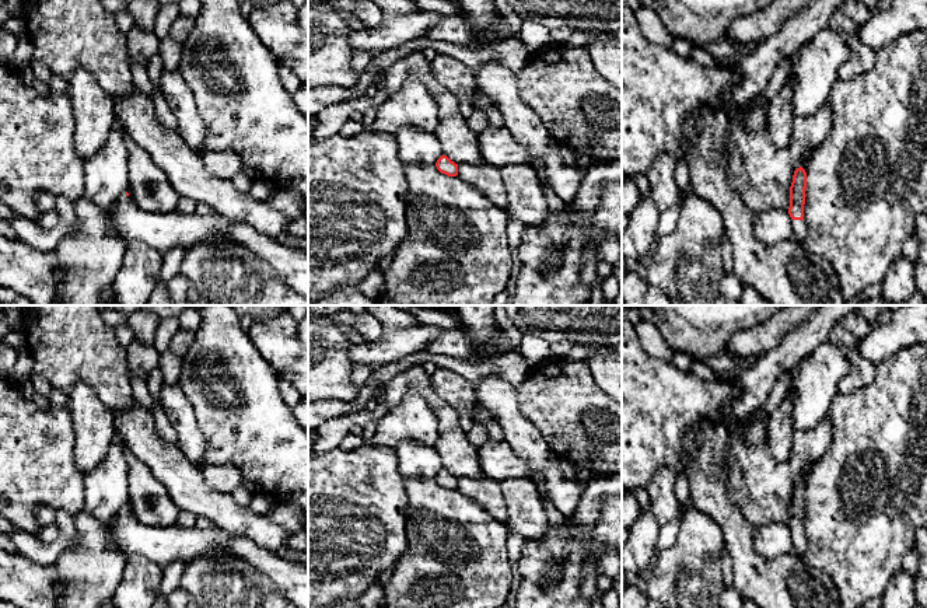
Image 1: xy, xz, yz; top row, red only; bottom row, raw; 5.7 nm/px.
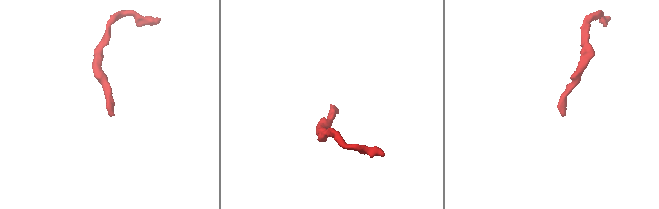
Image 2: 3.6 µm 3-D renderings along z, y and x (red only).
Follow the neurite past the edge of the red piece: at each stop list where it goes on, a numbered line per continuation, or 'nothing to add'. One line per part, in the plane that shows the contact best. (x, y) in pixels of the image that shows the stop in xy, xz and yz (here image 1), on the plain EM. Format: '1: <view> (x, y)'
1: yz (798, 540)

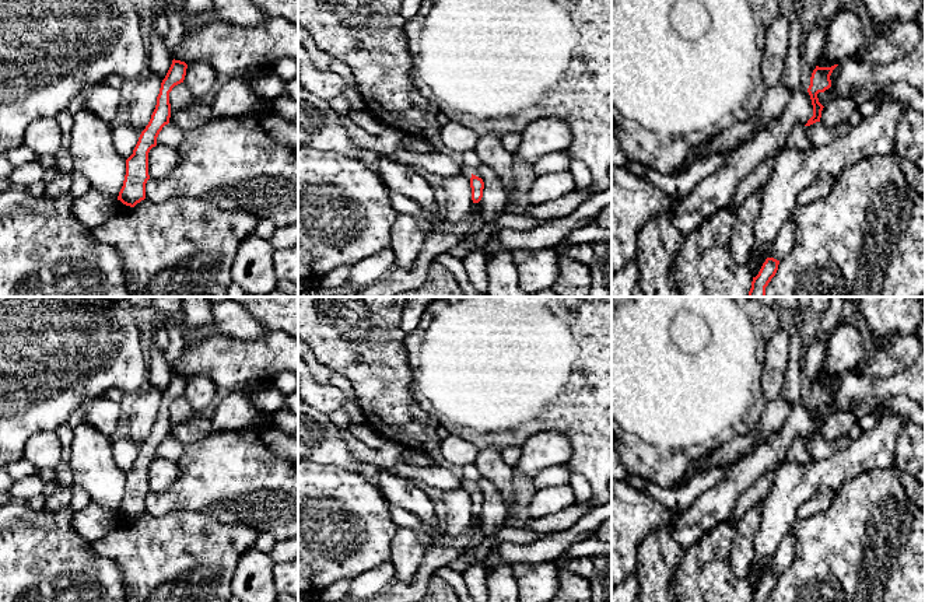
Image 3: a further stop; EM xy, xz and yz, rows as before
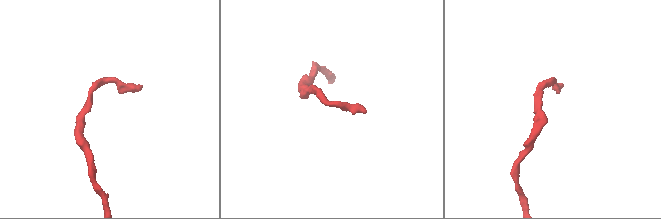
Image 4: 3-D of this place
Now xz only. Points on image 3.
nothing to add

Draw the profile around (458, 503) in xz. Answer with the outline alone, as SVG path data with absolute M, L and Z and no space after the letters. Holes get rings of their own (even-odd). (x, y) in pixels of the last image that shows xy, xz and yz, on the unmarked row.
M465 484L456 490L444 493L442 501L446 507L446 535L458 536L470 525L473 519L470 491L472 486Z

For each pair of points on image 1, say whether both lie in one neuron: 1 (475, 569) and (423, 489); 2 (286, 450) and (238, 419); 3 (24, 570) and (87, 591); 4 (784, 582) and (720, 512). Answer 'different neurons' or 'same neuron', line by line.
1: same neuron
2: same neuron
3: same neuron
4: same neuron

